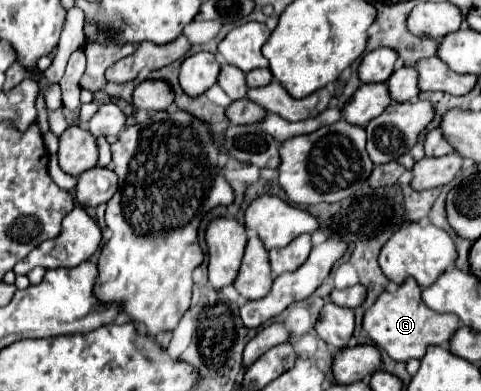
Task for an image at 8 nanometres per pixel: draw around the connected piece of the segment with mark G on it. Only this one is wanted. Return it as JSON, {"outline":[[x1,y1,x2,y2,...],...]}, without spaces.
{"outline":[[407,278,395,294,387,290,381,292,375,304,369,310,365,310,363,316,363,330,379,348,383,348,397,362,423,358,427,346,445,344,457,328,459,318,455,318,455,314,439,314,423,304,421,288,413,278]]}

